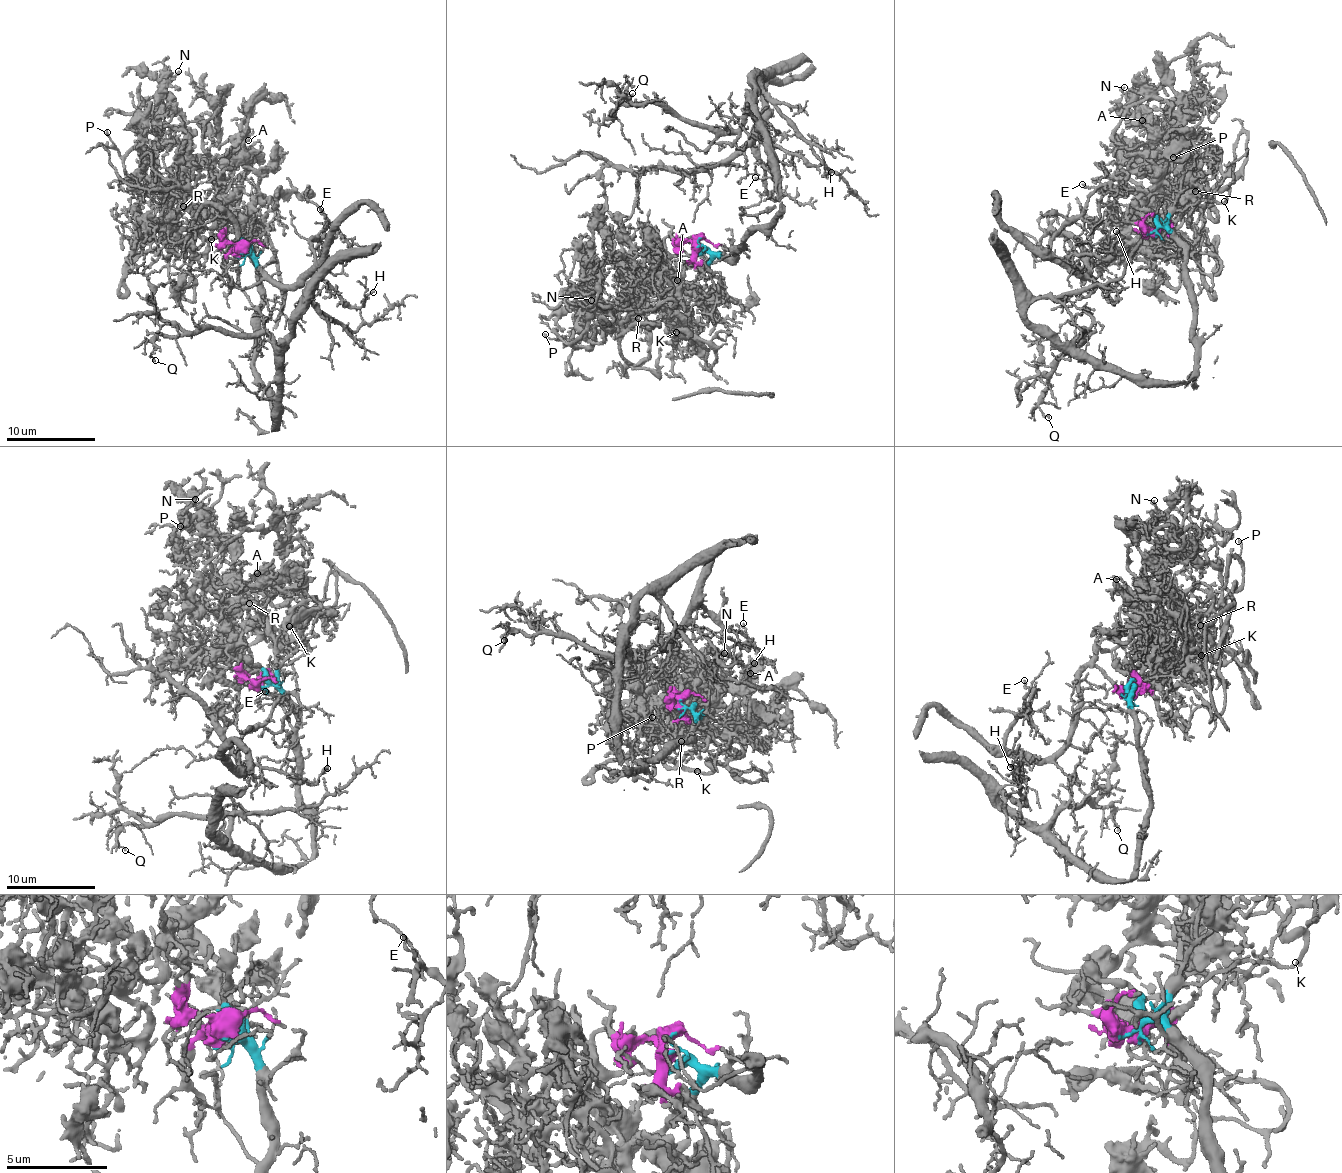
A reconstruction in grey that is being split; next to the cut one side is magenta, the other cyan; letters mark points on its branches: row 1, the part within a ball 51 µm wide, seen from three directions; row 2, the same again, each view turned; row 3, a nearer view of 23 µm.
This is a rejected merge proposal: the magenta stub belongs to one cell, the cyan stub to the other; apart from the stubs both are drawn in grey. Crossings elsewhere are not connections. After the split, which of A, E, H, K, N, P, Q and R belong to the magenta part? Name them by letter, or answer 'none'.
A, K, N, P, R

